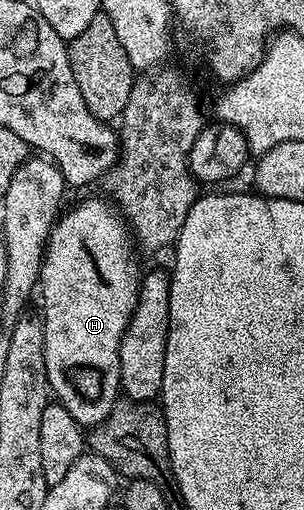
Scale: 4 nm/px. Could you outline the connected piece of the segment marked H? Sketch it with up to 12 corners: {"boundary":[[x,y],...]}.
{"boundary":[[109,198],[54,220],[46,382],[83,429],[119,402],[136,240]]}

